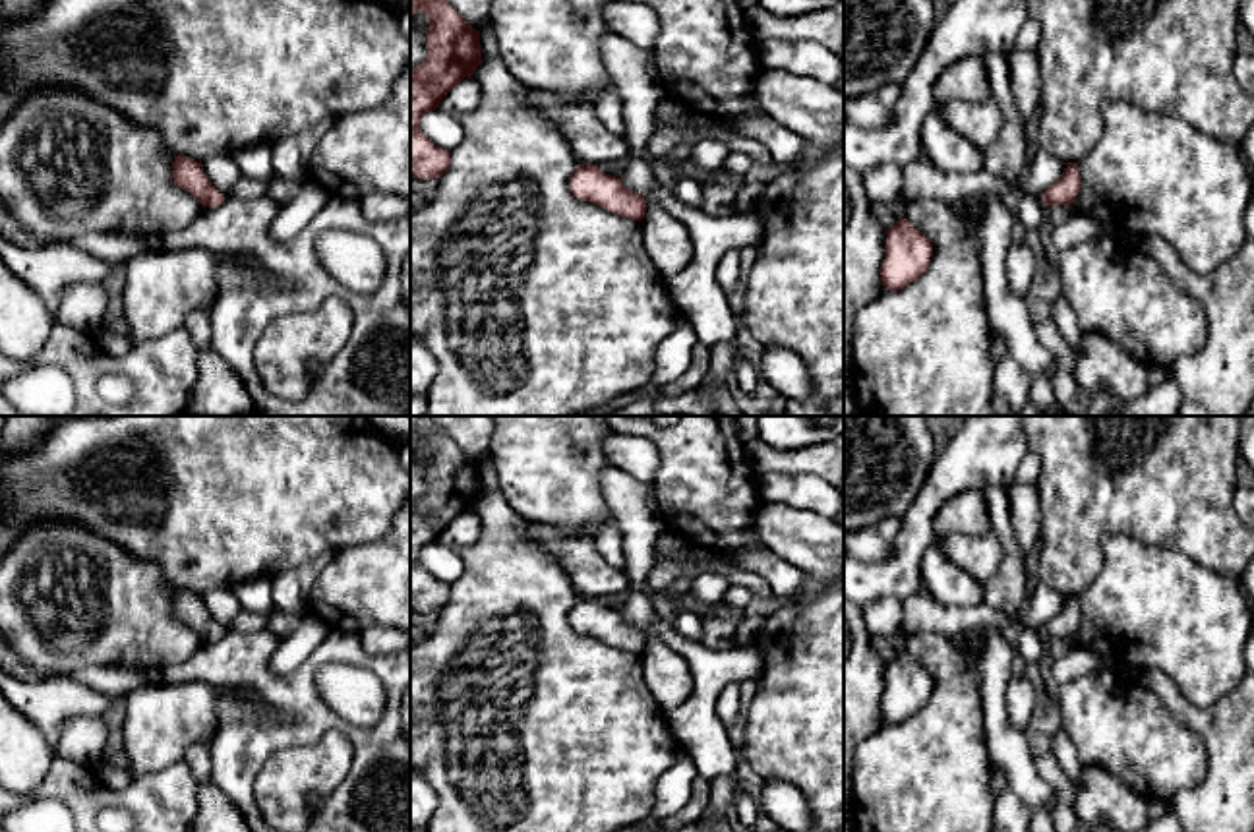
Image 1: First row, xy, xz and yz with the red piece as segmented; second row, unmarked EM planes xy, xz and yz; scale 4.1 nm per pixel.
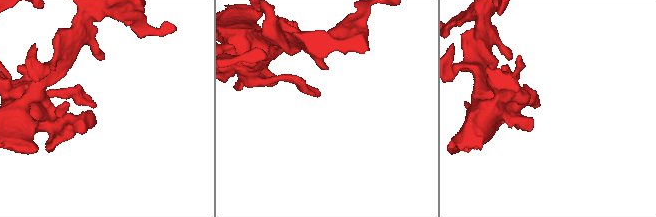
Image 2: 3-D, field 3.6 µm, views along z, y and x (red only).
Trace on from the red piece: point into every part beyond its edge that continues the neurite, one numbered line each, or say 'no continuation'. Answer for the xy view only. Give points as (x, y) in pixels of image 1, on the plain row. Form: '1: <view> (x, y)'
no continuation

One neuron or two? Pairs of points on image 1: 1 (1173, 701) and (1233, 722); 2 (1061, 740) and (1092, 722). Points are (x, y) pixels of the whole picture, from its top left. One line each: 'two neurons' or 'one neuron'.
1: one neuron
2: two neurons

